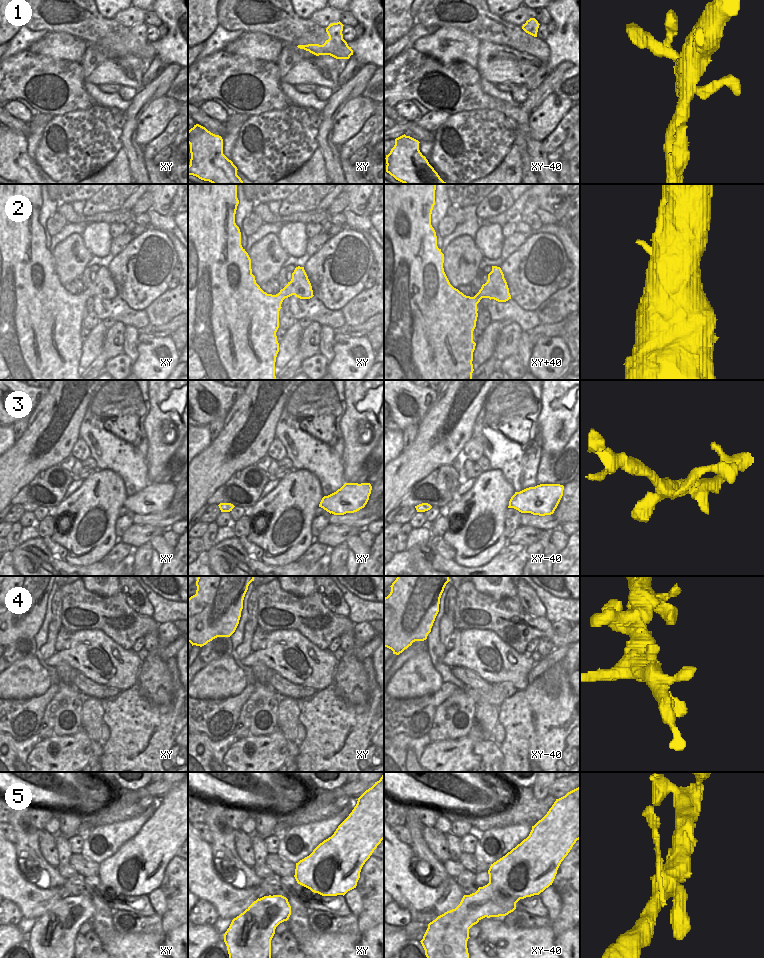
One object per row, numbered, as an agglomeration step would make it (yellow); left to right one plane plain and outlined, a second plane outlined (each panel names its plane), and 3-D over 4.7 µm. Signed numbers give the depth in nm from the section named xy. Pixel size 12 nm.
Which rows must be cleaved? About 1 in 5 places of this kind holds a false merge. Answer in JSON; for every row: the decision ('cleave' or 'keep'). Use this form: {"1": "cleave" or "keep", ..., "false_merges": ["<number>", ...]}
{"1": "keep", "2": "keep", "3": "keep", "4": "keep", "5": "keep", "false_merges": []}

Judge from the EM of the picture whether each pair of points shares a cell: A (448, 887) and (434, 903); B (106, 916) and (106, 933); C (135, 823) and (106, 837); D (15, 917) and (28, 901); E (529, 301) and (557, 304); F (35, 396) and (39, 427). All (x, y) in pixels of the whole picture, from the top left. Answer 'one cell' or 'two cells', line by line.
A: one cell
B: one cell
C: one cell
D: two cells
E: two cells
F: two cells

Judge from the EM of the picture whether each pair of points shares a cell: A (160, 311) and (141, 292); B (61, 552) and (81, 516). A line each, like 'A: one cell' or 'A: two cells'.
A: two cells
B: two cells

